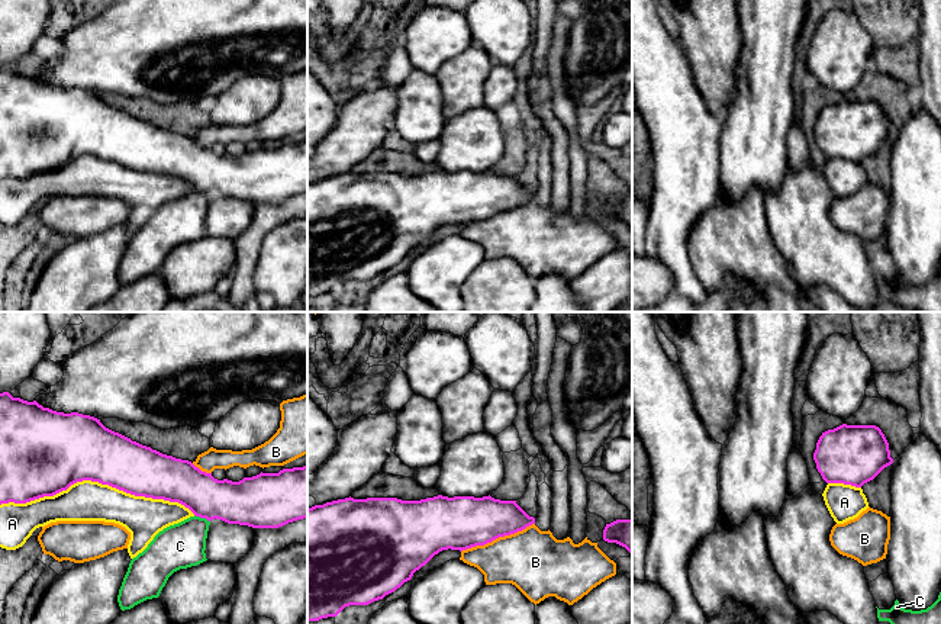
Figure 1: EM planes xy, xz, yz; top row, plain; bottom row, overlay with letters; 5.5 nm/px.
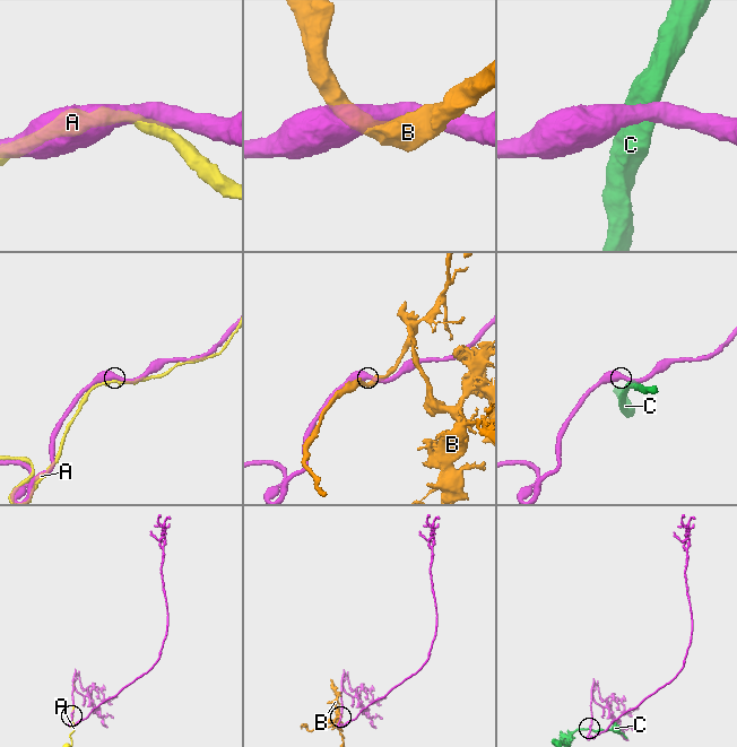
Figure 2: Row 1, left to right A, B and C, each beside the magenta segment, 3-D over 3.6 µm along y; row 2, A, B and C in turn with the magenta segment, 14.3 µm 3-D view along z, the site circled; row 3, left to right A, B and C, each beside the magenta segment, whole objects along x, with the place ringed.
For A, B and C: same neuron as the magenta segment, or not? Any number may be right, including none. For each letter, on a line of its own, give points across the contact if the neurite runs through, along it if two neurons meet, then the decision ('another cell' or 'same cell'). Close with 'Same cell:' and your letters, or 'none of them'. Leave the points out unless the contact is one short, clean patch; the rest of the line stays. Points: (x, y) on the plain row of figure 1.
A: same cell
B: another cell
C: along xy (195, 189), (209, 196) | another cell
Same cell: A

